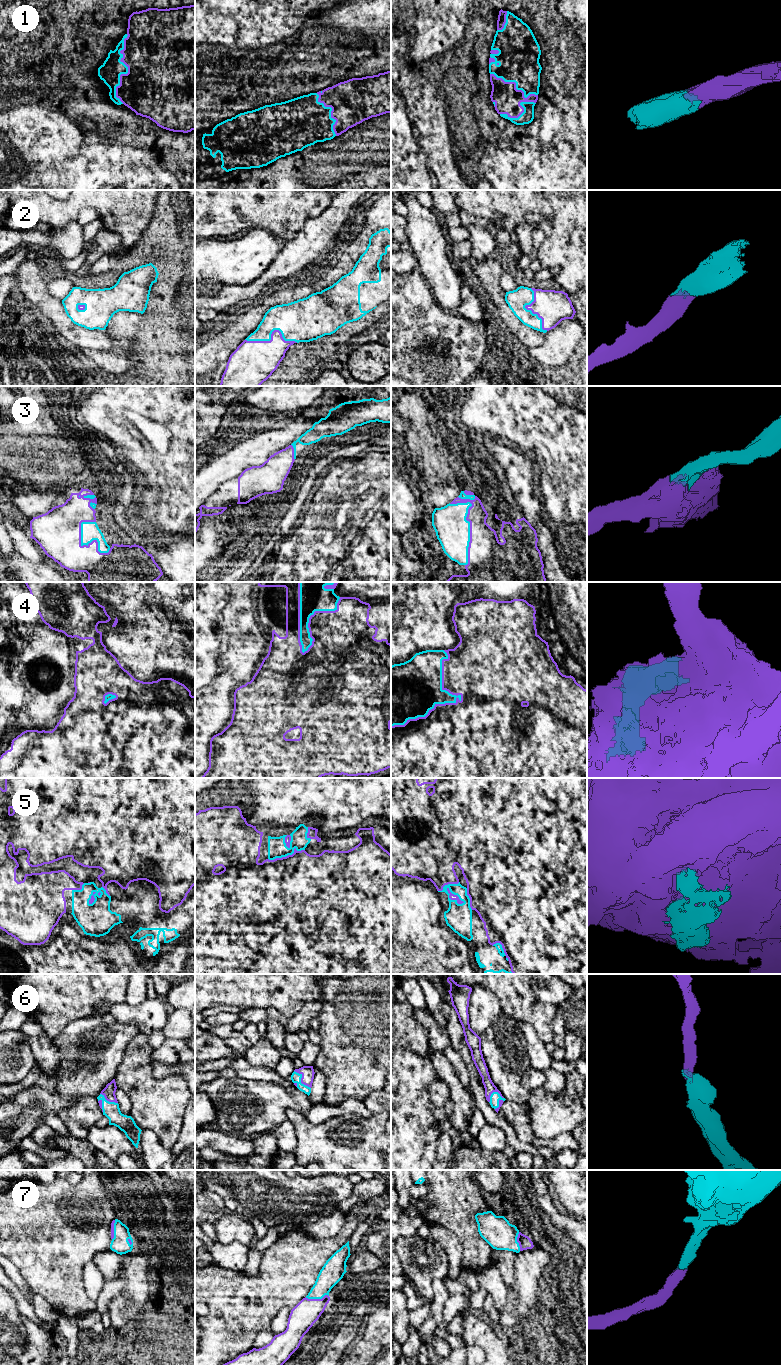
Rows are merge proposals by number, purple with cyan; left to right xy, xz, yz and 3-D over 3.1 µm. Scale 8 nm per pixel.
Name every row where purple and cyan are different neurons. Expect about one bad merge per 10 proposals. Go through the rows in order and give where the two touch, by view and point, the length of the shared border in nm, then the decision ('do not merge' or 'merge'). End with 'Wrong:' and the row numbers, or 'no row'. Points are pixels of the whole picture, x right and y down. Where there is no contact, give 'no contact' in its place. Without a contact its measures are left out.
1: contact xy (128, 71); length 550 nm; merge
2: contact xz (271, 334); length 420 nm; merge
3: contact yz (470, 524); length 600 nm; merge
4: contact xz (299, 618); length 600 nm; merge
5: contact yz (455, 895); length 190 nm; merge
6: contact yz (501, 1100); length 150 nm; merge
7: contact xz (316, 1299); length 190 nm; merge
Wrong: no row

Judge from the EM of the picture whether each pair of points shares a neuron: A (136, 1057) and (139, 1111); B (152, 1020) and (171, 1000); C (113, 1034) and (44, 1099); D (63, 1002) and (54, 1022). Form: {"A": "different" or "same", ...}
{"A": "same", "B": "different", "C": "same", "D": "same"}

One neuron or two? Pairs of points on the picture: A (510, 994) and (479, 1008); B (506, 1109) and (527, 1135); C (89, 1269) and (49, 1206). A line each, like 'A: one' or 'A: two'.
A: two
B: one
C: two

